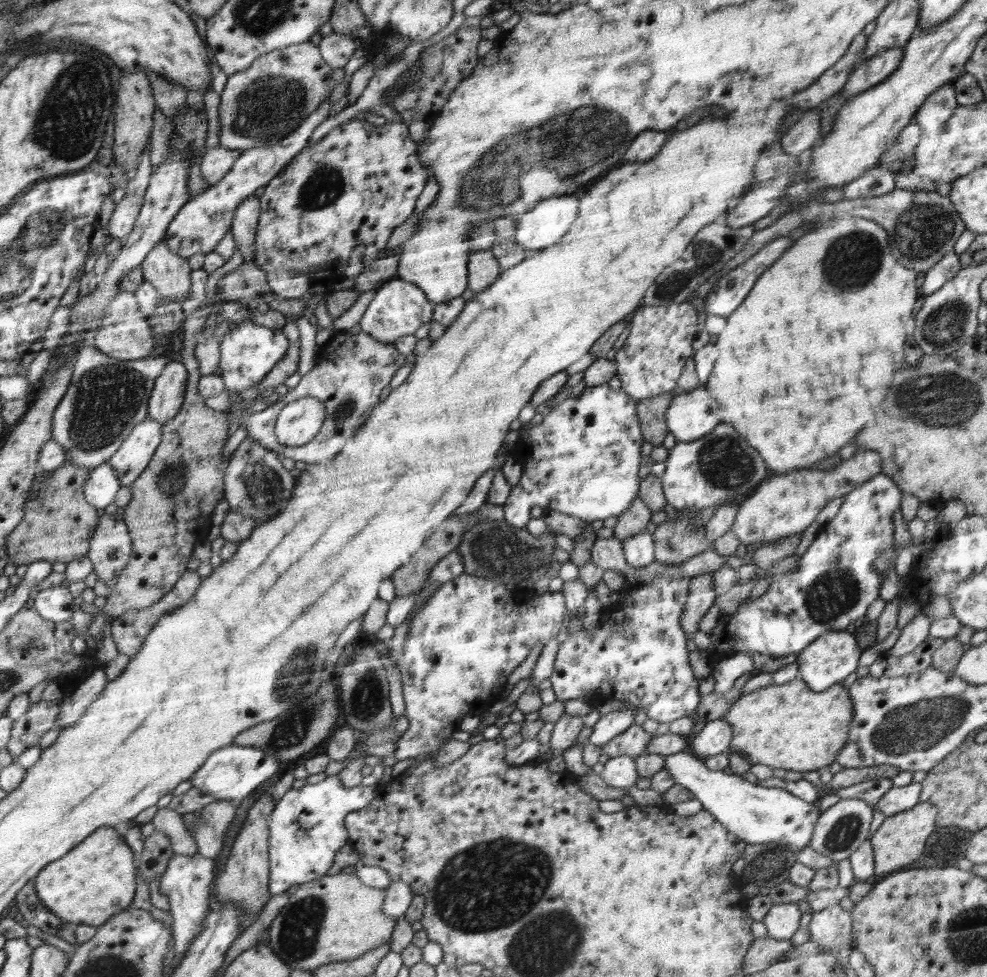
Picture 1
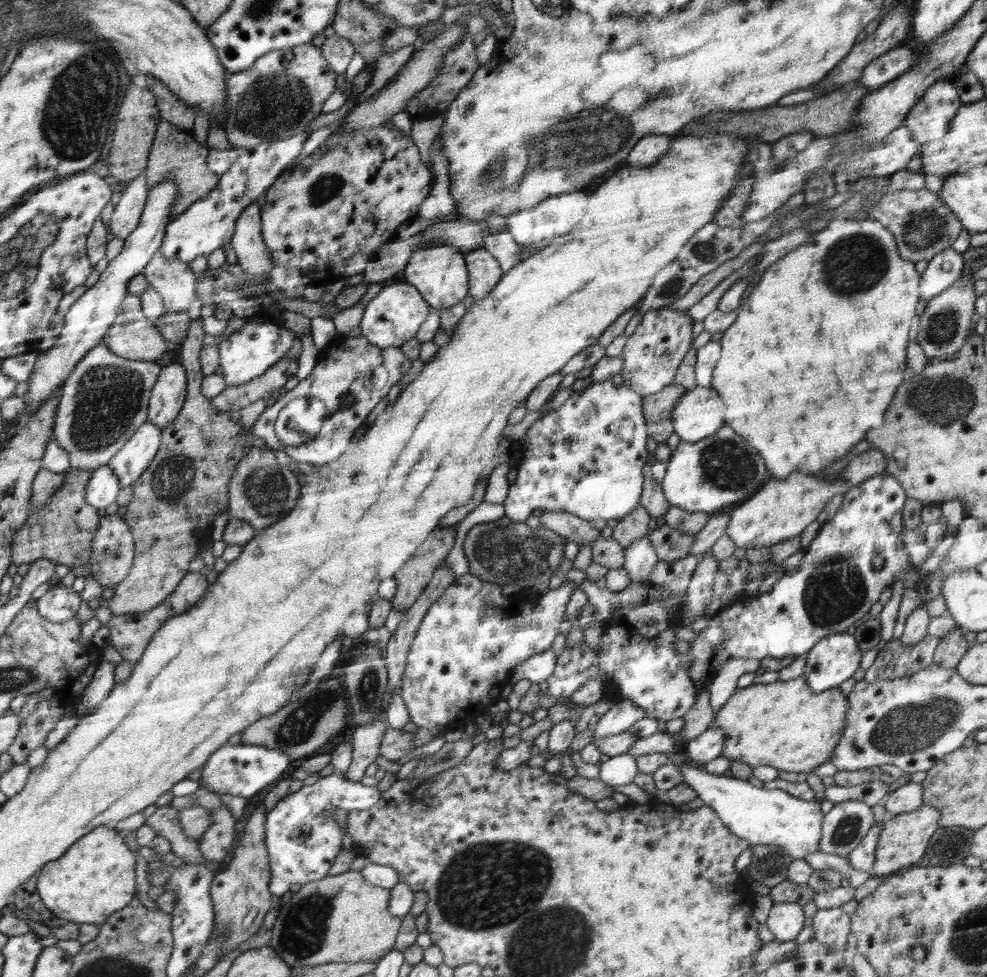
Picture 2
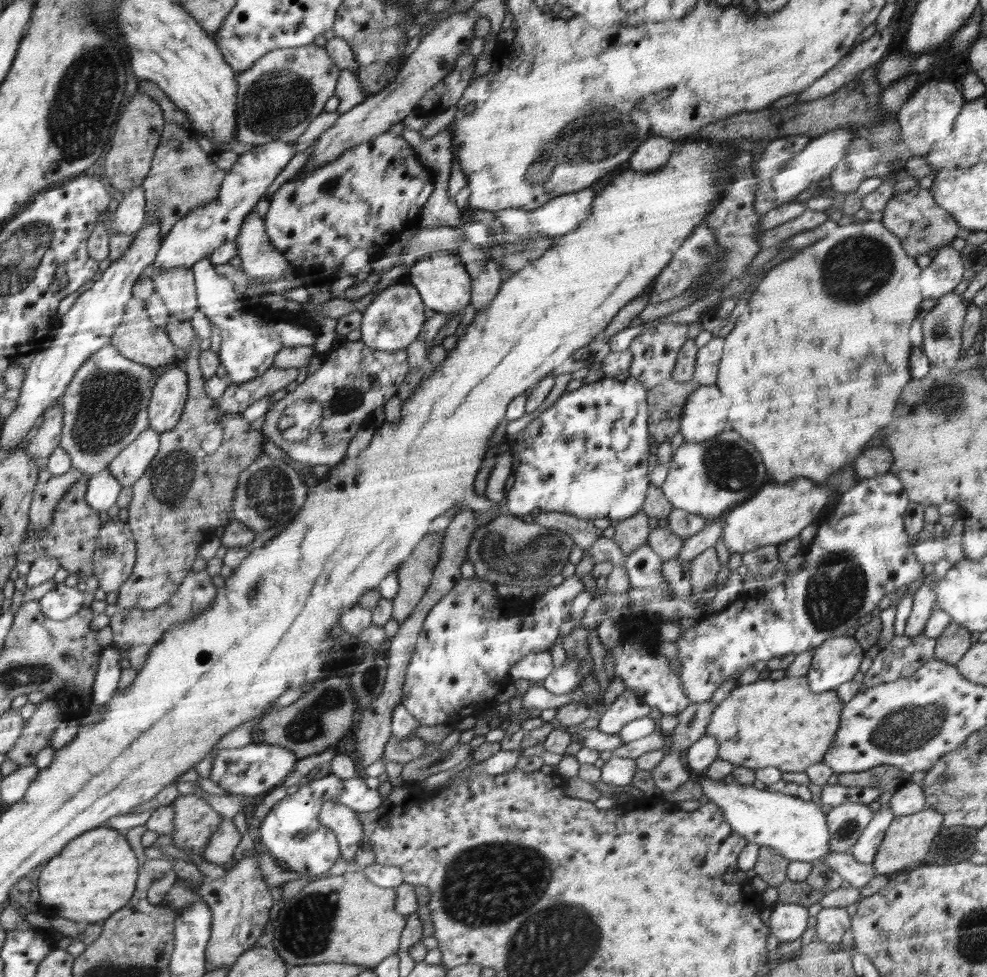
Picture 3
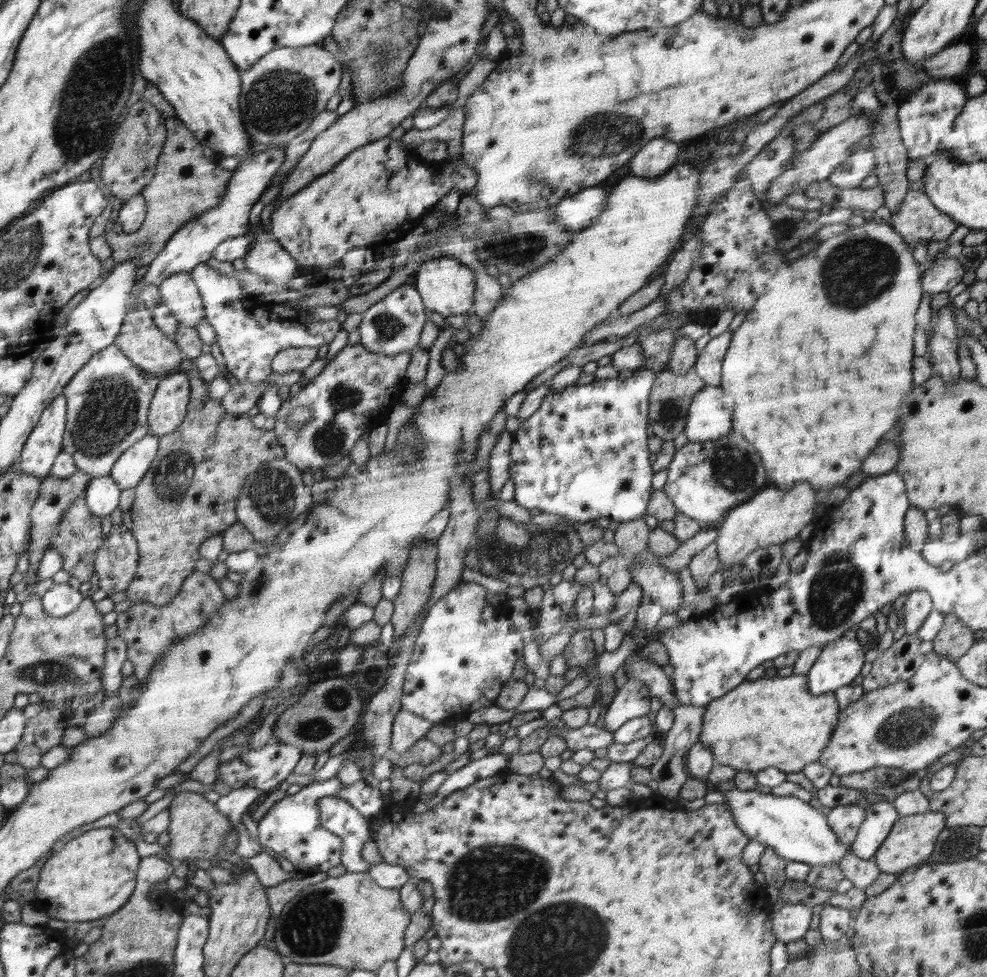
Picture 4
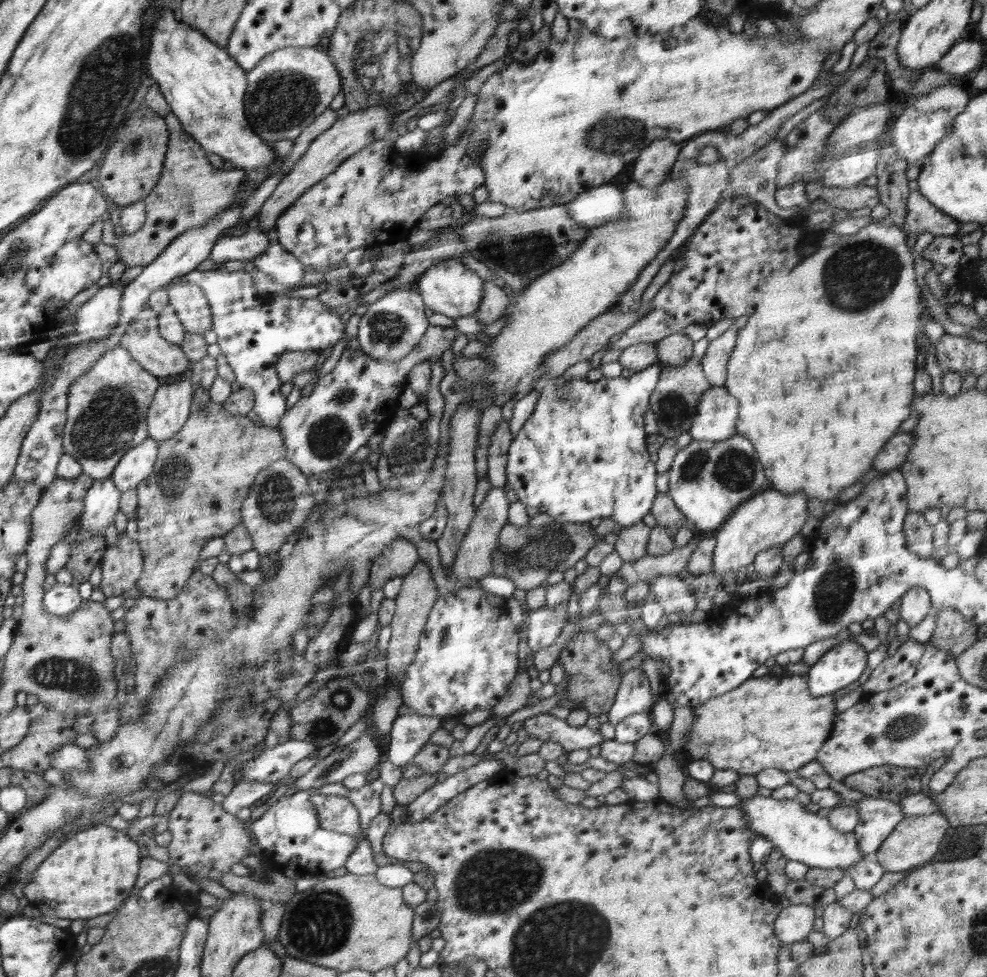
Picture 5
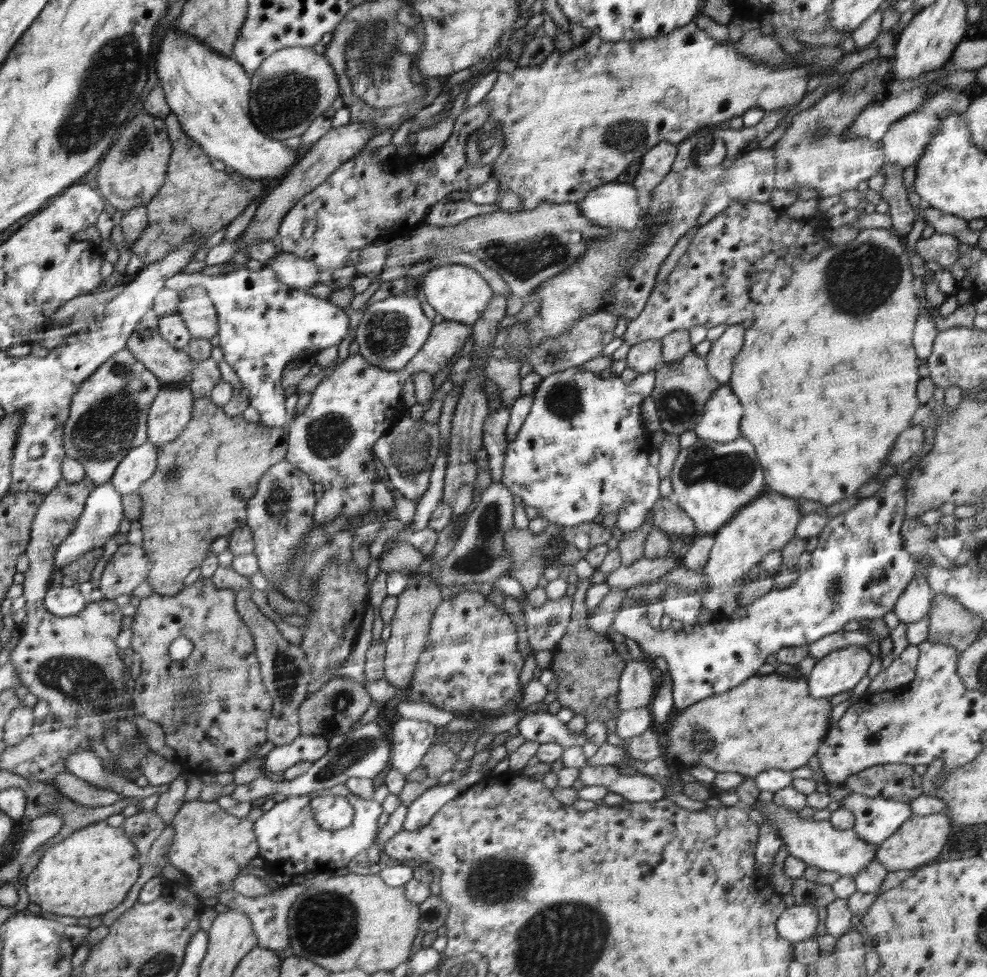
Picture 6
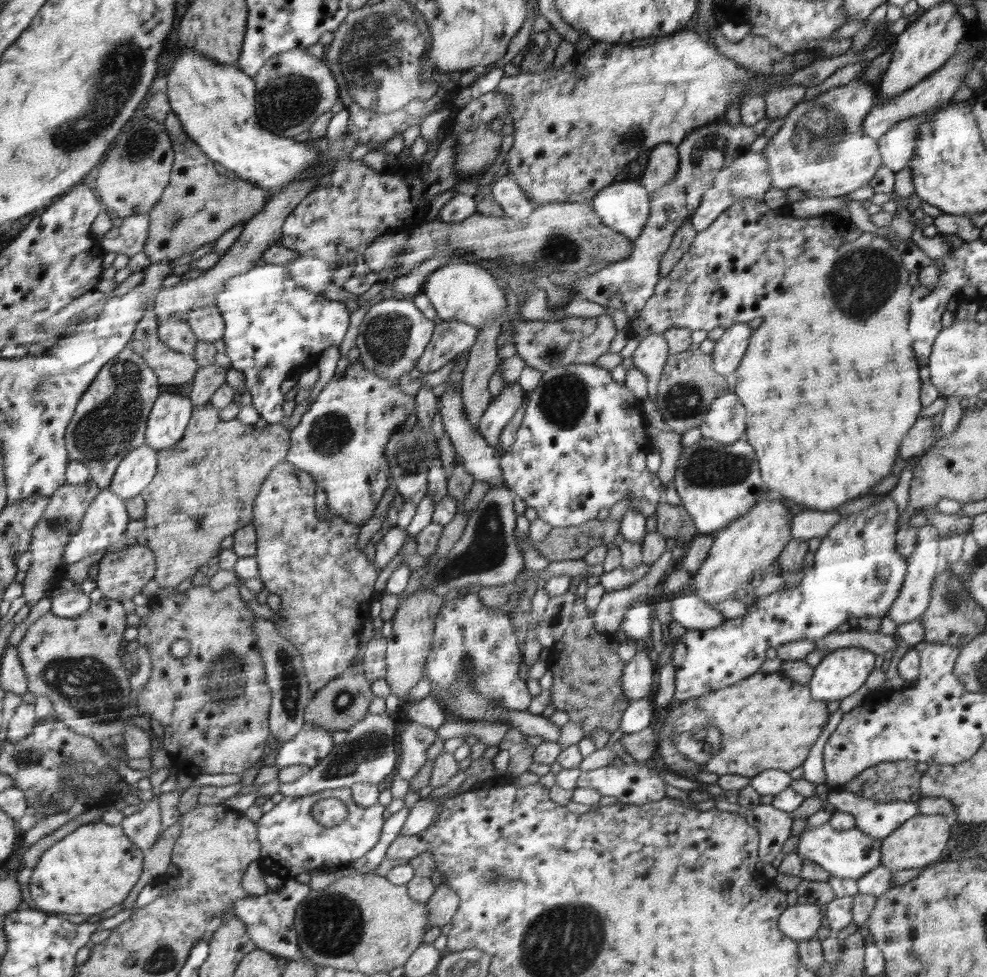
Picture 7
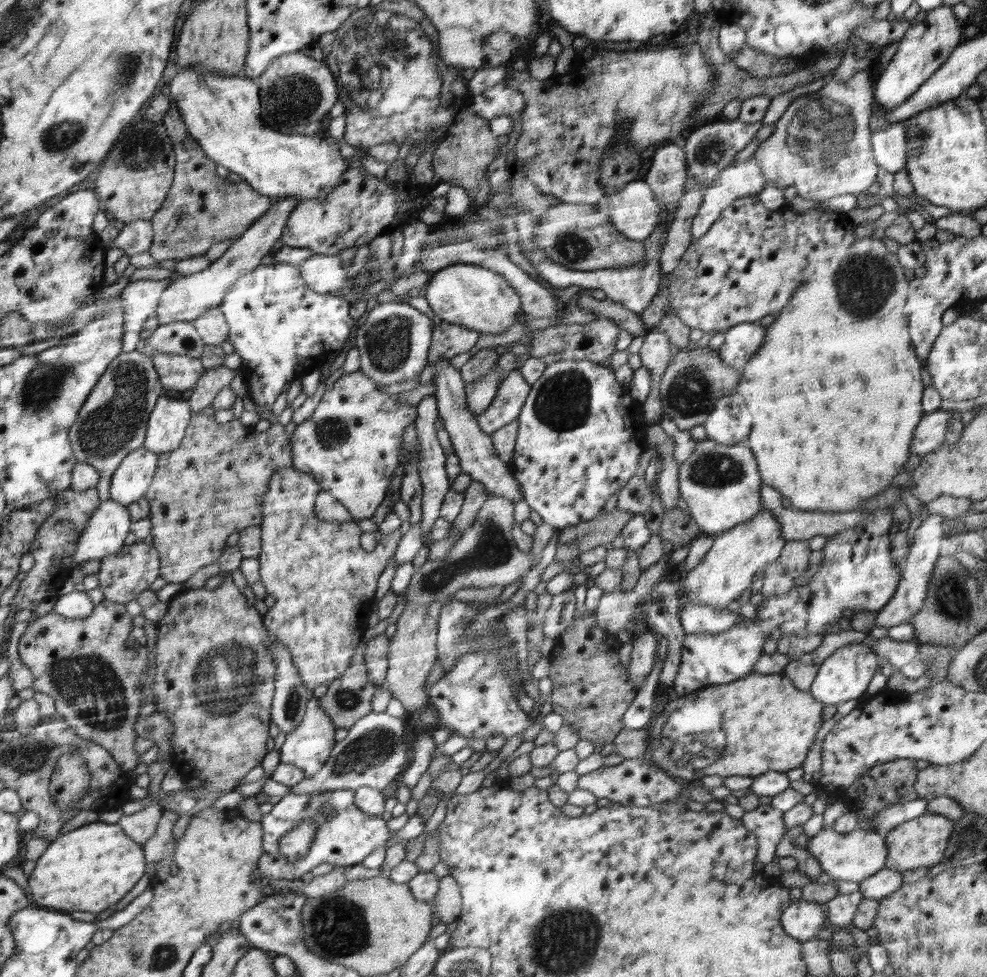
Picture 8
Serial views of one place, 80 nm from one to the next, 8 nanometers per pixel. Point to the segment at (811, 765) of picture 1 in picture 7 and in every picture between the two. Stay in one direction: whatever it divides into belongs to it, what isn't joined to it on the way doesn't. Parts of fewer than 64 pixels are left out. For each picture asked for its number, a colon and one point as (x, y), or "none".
2: (788, 725)
3: (782, 723)
4: (776, 721)
5: (772, 722)
6: (769, 722)
7: (752, 742)

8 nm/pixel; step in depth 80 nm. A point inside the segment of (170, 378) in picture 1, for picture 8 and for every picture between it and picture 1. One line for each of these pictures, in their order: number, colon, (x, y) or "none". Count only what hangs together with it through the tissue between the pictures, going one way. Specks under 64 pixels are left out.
2: (169, 396)
3: (169, 400)
4: (170, 404)
5: (171, 409)
6: (171, 413)
7: (167, 425)
8: (167, 429)

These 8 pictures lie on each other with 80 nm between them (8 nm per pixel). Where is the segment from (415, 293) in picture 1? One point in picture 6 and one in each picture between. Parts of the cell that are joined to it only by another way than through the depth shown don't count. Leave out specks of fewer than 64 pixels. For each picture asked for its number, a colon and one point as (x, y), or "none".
2: (393, 316)
3: (391, 322)
4: (392, 325)
5: (391, 327)
6: (390, 333)

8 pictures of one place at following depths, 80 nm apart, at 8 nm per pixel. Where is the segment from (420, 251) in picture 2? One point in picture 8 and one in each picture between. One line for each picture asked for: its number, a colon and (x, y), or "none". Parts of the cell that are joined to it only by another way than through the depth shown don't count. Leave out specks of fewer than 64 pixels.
3: (443, 281)
4: (448, 286)
5: (450, 288)
6: (457, 292)
7: (465, 292)
8: (473, 296)

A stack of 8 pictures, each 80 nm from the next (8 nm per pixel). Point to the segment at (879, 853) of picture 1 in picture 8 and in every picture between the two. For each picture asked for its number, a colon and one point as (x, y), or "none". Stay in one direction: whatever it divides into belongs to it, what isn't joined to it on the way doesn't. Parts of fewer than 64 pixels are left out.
2: (902, 841)
3: (907, 840)
4: (910, 841)
5: (915, 840)
6: (917, 842)
7: (919, 842)
8: (920, 842)

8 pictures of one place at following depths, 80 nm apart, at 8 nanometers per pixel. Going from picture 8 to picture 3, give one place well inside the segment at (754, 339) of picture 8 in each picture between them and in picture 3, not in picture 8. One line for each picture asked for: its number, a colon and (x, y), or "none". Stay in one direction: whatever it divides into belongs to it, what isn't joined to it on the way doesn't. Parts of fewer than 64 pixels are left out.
3: (708, 357)
4: (708, 365)
5: (714, 360)
6: (720, 357)
7: (729, 349)

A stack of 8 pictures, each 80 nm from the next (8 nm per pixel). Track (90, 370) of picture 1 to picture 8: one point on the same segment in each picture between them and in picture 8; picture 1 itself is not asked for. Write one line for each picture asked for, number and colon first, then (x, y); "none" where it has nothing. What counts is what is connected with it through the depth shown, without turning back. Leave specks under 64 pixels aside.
2: (104, 400)
3: (105, 404)
4: (107, 400)
5: (106, 406)
6: (107, 417)
7: (110, 417)
8: (111, 423)

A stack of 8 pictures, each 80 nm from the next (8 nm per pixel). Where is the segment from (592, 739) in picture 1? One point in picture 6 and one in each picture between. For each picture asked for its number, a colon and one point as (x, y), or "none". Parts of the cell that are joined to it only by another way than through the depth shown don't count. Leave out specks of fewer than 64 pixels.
2: (624, 713)
3: (628, 706)
4: (633, 700)
5: (634, 695)
6: (637, 686)

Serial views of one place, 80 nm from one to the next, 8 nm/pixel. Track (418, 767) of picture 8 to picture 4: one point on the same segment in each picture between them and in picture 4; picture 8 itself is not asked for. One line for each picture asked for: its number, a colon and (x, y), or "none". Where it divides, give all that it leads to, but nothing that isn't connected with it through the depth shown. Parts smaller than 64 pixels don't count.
4: (408, 728)
5: (409, 732)
6: (411, 738)
7: (415, 739)

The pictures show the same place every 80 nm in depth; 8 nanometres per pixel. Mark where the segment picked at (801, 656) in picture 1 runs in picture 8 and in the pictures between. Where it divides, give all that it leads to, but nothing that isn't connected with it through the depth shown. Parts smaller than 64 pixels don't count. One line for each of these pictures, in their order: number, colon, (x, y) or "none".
2: (834, 659)
3: (836, 661)
4: (839, 662)
5: (843, 664)
6: (839, 671)
7: (840, 673)
8: (844, 675)

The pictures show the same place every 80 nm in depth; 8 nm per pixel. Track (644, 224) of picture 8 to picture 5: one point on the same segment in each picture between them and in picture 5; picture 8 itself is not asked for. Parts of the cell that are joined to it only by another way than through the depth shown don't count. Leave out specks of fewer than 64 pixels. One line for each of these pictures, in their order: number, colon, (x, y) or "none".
5: (599, 205)
6: (616, 204)
7: (625, 207)

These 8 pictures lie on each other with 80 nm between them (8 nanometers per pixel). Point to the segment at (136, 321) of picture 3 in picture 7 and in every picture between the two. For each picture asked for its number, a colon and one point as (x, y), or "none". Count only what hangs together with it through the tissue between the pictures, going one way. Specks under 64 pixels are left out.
4: (141, 341)
5: (141, 338)
6: (170, 364)
7: (172, 367)

